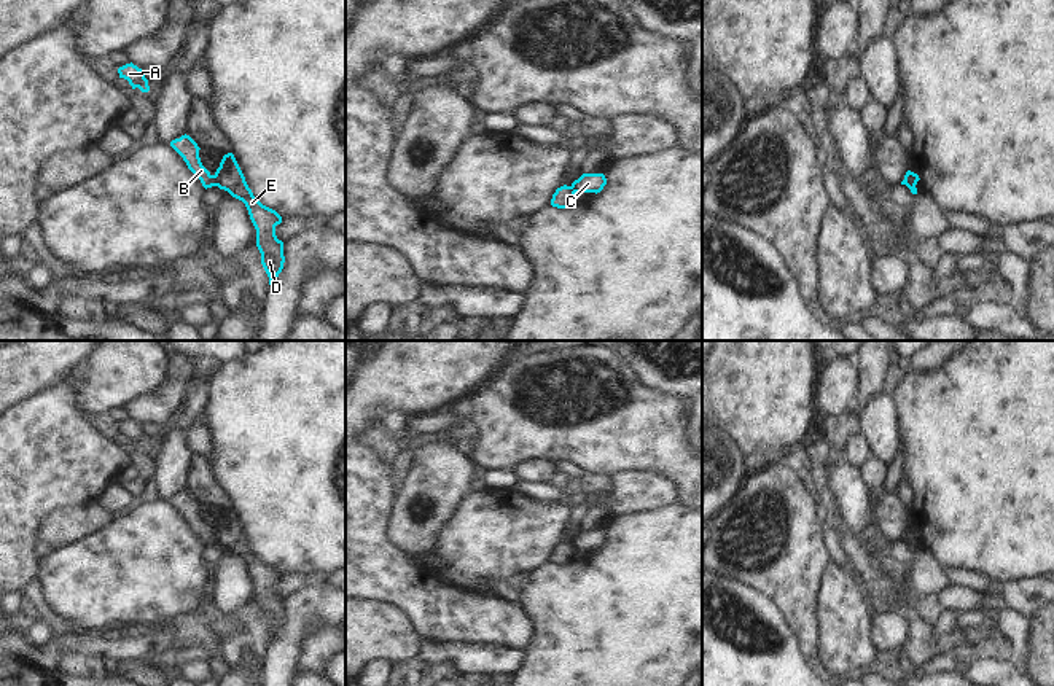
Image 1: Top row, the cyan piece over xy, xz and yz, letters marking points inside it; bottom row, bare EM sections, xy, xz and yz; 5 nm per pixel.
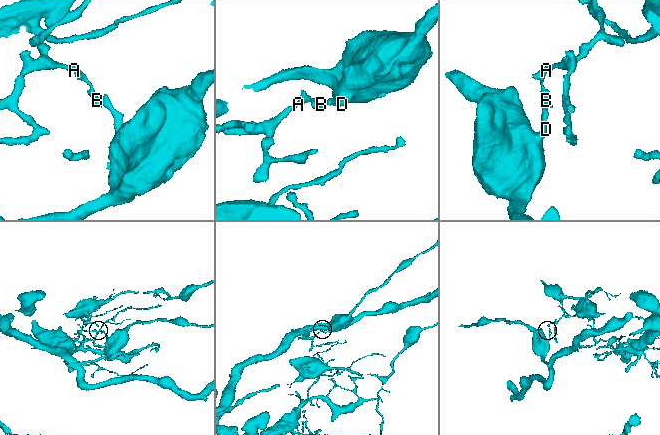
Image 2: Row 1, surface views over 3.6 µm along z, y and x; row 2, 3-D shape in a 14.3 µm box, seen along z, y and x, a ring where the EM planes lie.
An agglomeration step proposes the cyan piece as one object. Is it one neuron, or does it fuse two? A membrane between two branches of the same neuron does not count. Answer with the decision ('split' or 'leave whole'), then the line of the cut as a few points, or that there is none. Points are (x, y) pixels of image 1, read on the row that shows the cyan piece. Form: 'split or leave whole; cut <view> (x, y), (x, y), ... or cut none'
split; cut xy (214, 175), (217, 185)

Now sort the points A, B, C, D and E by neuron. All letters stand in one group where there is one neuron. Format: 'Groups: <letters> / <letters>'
Groups: A B / C D E

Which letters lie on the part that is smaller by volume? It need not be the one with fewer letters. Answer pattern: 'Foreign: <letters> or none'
Foreign: A, B

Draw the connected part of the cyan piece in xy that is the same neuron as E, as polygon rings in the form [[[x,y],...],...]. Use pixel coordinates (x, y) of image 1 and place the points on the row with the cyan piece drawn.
[[[232,153],[223,156],[215,172],[215,185],[245,204],[256,229],[261,264],[269,277],[269,285],[272,285],[285,263],[283,242],[275,236],[275,226],[282,223],[282,216],[253,196]]]

